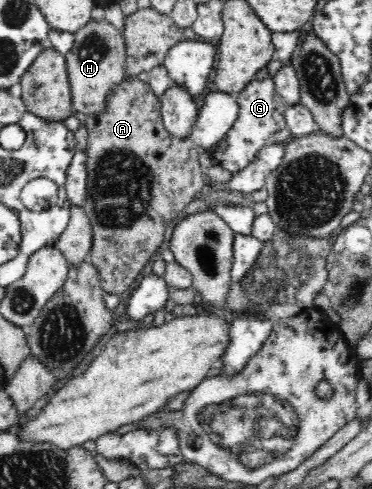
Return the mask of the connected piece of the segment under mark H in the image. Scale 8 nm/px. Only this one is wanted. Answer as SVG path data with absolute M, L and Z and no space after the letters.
M91 18L88 24L73 35L72 48L63 54L71 92L71 105L75 112L83 112L86 115L99 113L104 108L108 91L111 91L111 88L114 88L126 75L124 37L122 31L105 18Z

